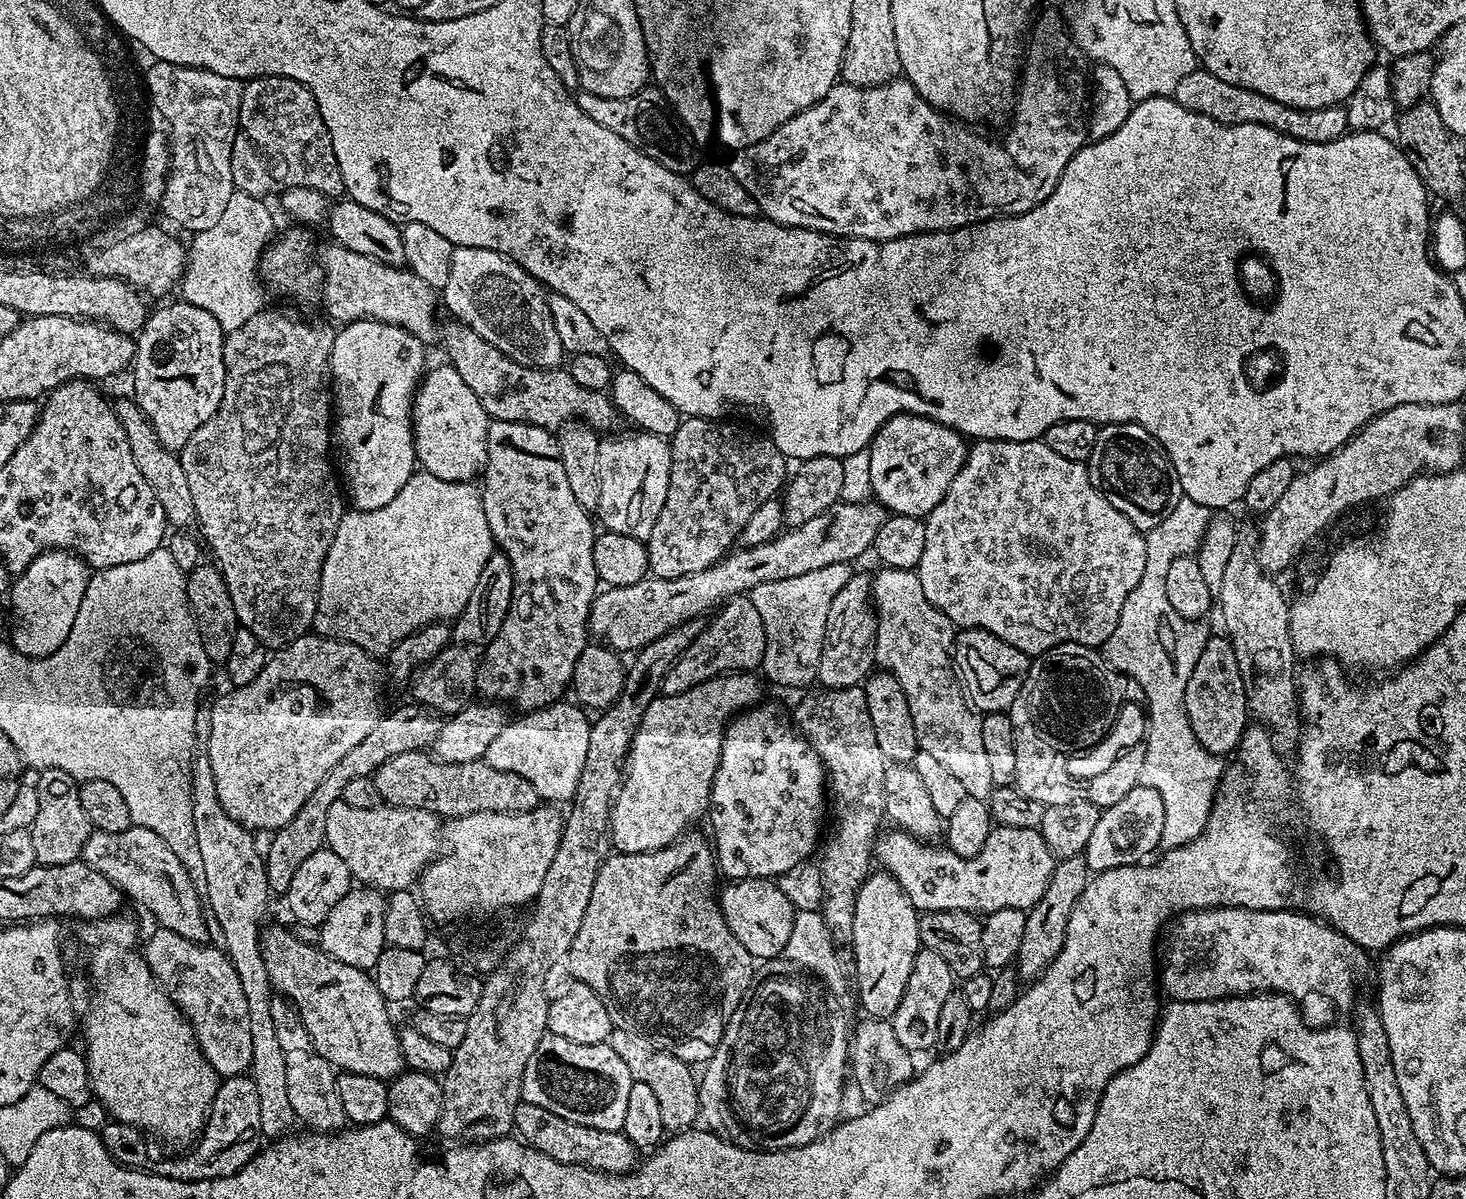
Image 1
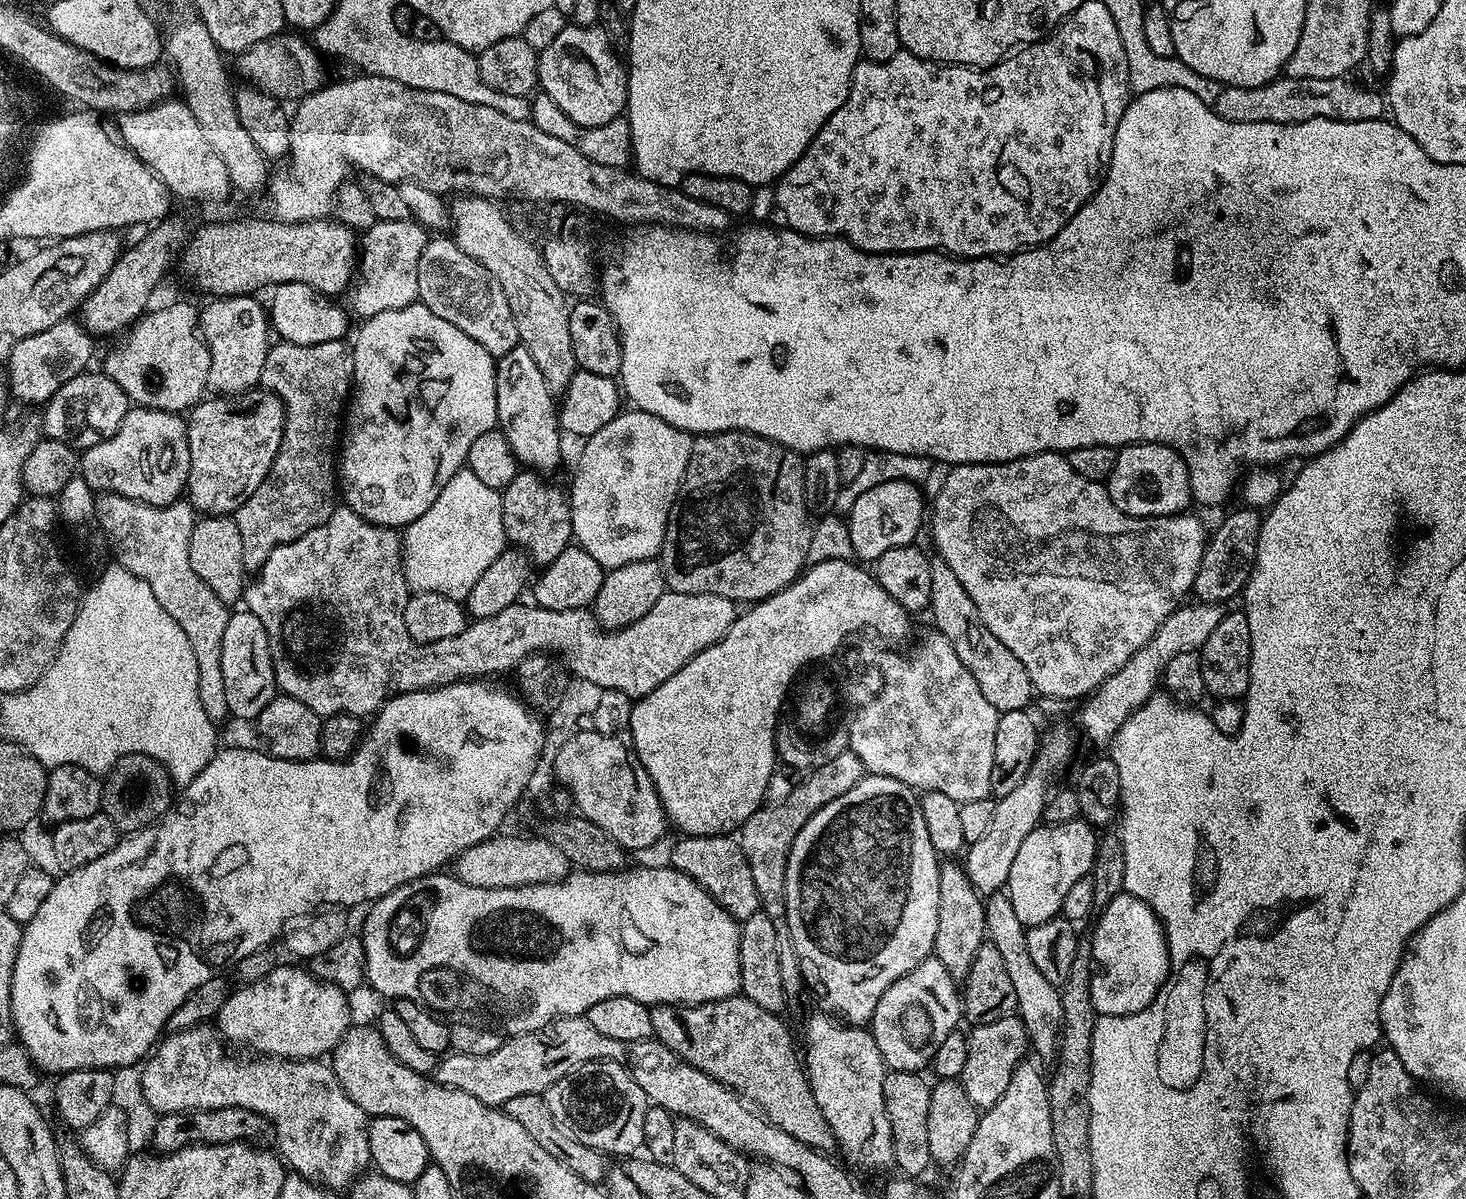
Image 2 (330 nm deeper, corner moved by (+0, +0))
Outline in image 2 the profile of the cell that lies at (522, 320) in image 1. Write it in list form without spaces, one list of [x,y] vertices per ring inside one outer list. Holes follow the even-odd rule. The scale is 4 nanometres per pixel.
[[[429,239],[418,258],[418,300],[438,318],[446,318],[462,334],[470,334],[494,358],[505,356],[520,344],[510,302],[494,274],[482,262],[470,258],[457,246],[455,239]]]

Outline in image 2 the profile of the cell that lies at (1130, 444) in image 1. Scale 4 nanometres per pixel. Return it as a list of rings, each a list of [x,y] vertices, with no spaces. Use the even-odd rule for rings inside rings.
[[[1130,444],[1119,449],[1106,487],[1114,506],[1127,516],[1174,516],[1193,503],[1186,466],[1180,455],[1165,444]]]

